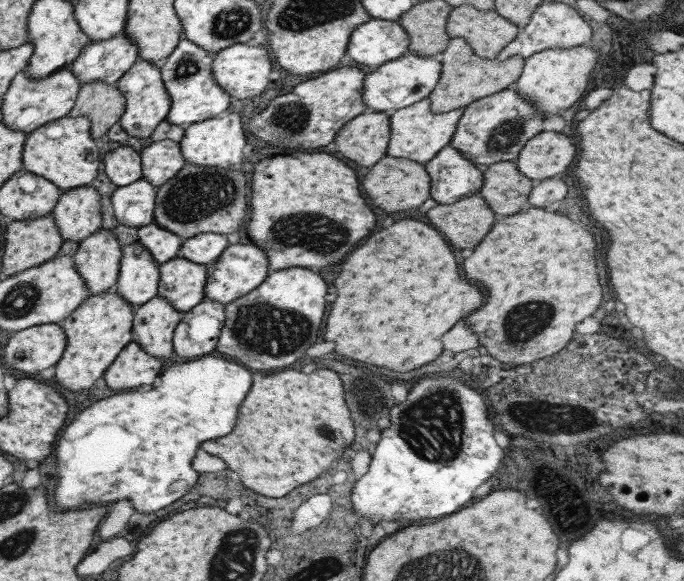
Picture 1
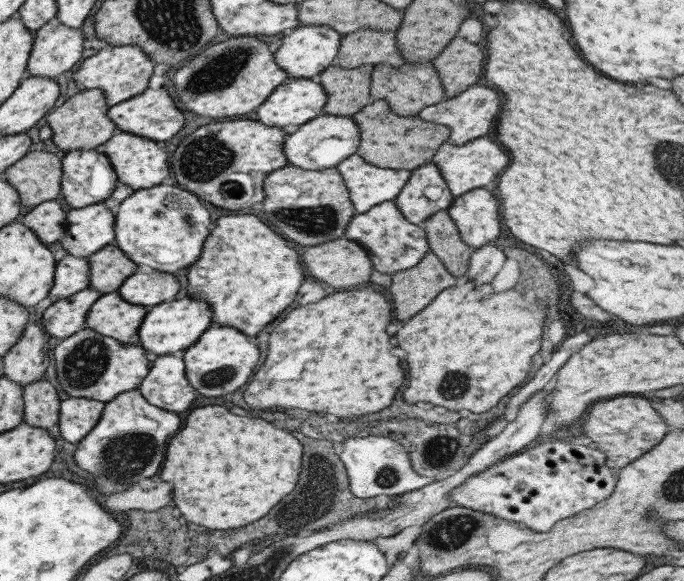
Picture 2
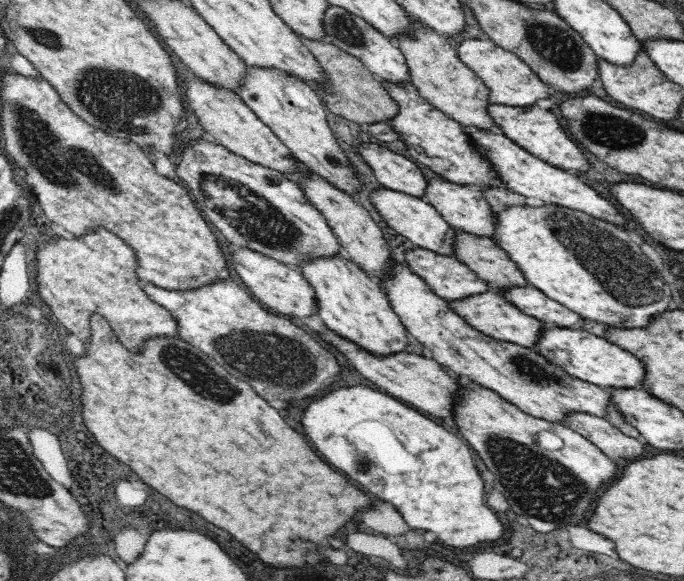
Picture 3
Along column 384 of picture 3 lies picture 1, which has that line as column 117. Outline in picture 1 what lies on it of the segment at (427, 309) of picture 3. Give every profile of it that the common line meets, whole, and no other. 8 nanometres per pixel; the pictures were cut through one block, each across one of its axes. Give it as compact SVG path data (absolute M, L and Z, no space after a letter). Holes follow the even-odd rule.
M138 240L125 245L113 290L131 307L137 308L156 296L158 266Z

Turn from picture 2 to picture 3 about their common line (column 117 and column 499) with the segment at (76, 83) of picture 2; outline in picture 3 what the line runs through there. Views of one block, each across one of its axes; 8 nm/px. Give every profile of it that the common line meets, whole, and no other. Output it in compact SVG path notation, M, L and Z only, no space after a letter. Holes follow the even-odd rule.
M467 38L458 44L460 60L480 78L488 89L489 103L504 106L534 106L538 99L546 99L551 94L544 84L512 51L496 46L490 39Z

